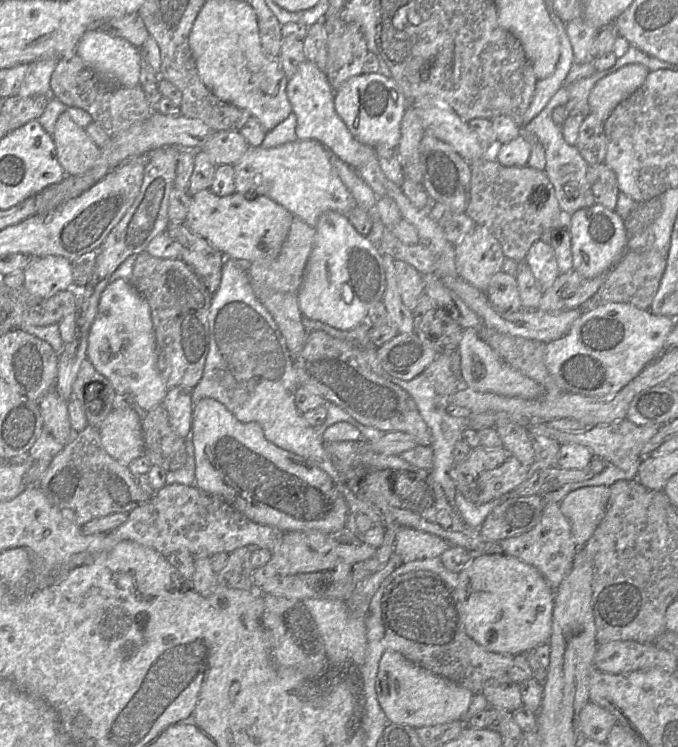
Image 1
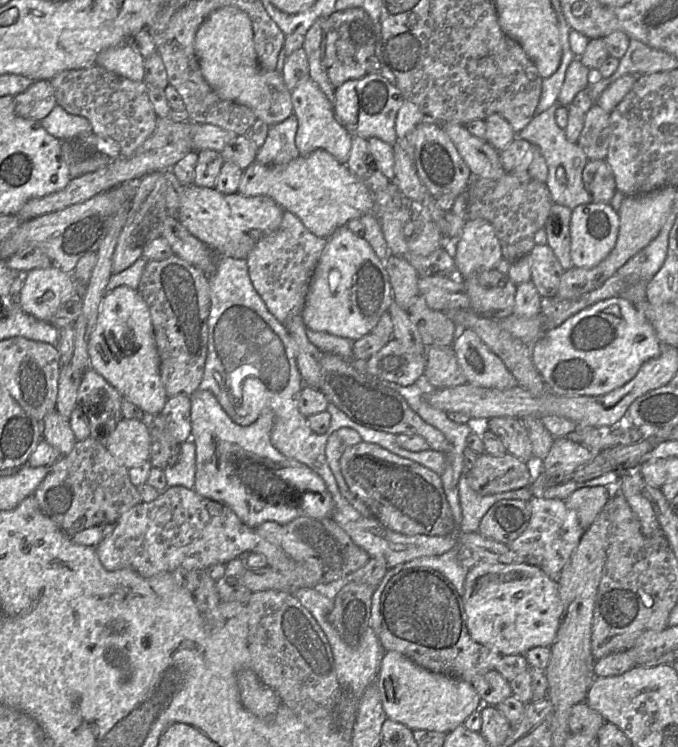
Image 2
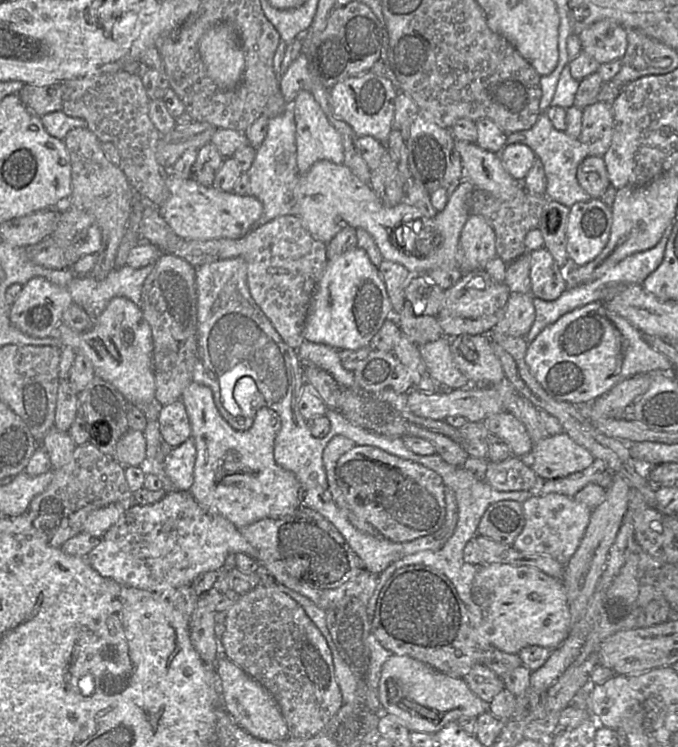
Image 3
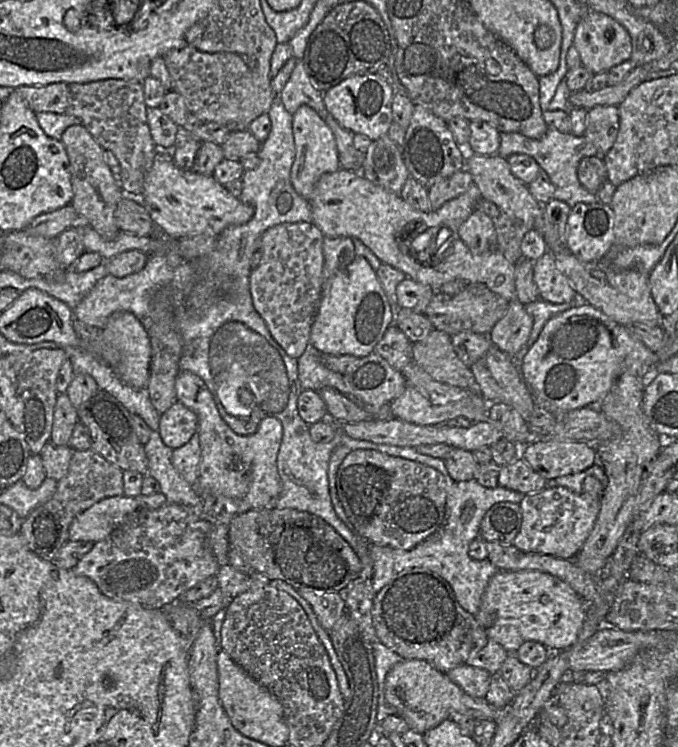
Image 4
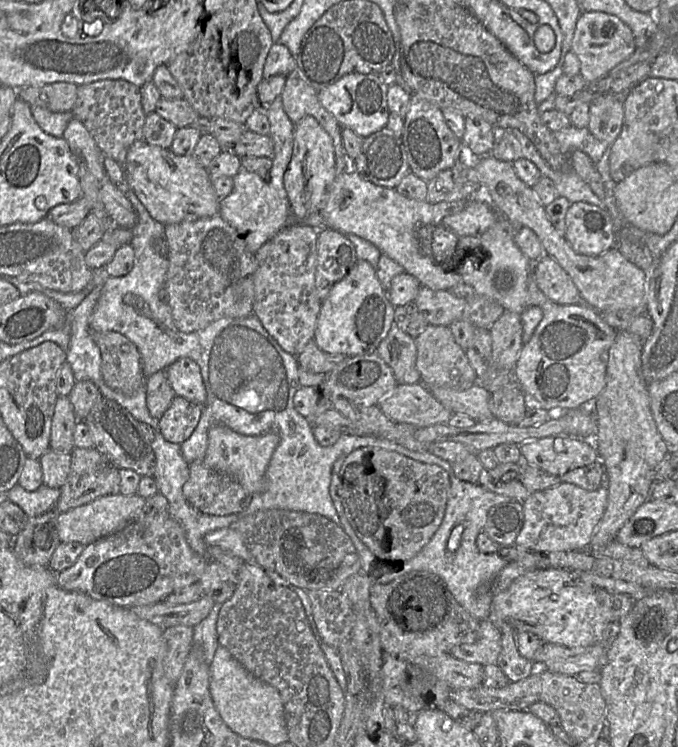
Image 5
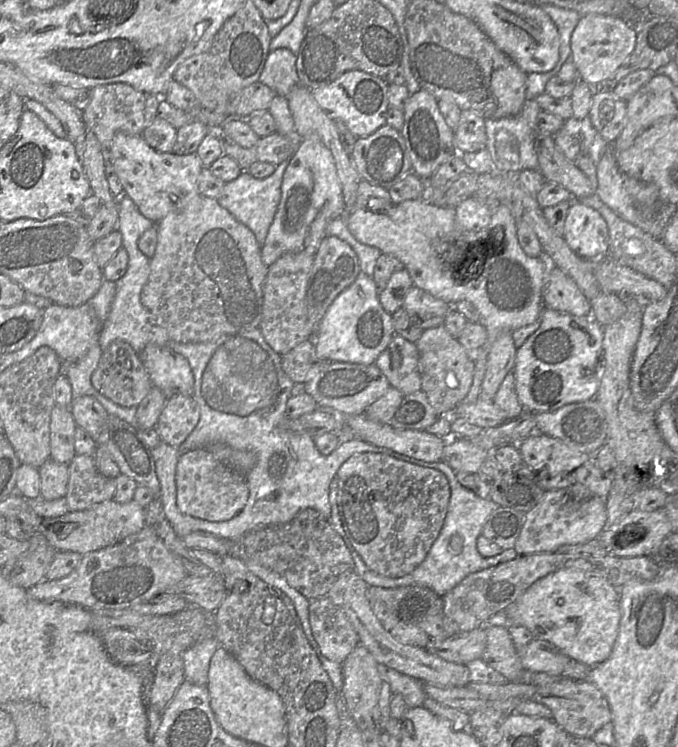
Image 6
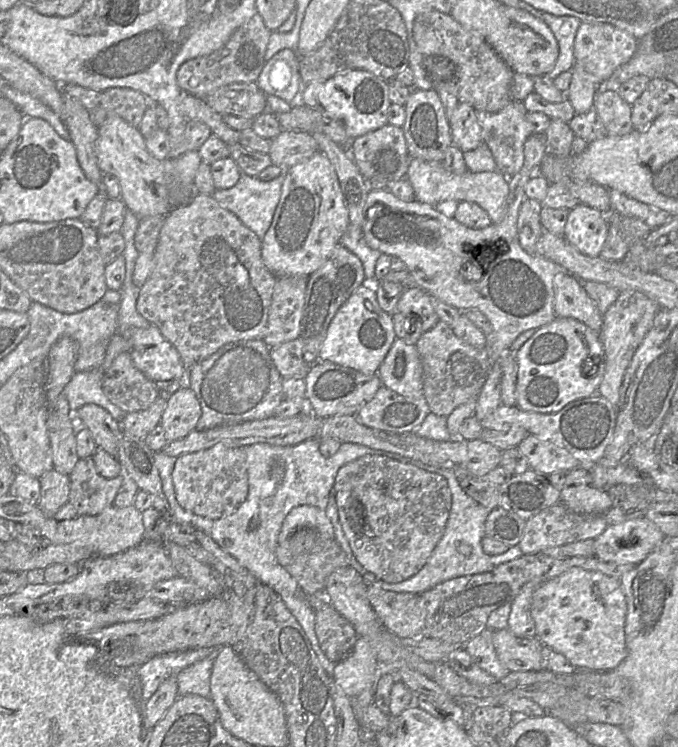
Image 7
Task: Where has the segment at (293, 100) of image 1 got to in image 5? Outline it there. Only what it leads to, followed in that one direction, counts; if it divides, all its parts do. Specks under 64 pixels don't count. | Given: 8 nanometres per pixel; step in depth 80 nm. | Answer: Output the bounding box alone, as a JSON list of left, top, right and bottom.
[284,115,337,220]

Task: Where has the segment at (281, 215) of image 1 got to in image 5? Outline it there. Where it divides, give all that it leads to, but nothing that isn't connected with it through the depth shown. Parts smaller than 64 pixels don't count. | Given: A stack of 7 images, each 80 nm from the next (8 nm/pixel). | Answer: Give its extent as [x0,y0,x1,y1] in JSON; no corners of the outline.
[124,139,220,225]

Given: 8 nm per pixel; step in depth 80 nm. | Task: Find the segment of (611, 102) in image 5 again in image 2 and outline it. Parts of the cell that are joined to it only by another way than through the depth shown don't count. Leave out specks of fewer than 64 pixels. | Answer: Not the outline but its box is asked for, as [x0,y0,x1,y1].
[577,104,610,160]

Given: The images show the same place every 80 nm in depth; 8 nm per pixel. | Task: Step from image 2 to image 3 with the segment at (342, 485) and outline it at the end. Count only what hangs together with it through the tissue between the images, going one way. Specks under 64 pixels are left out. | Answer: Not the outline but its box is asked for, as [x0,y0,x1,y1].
[323,435,356,513]

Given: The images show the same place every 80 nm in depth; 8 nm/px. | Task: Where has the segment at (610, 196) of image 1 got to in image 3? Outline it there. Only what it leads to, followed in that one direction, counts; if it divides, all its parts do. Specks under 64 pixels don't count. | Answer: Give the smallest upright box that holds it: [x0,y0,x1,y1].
[577,157,610,199]

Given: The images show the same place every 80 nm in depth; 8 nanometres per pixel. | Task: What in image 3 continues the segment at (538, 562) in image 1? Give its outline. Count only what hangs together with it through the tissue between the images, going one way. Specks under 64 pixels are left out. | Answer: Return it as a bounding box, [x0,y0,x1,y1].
[513,492,592,565]

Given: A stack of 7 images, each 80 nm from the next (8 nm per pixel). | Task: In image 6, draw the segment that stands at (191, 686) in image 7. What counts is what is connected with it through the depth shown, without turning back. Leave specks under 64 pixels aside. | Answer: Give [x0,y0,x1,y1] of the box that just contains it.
[183,638,219,686]

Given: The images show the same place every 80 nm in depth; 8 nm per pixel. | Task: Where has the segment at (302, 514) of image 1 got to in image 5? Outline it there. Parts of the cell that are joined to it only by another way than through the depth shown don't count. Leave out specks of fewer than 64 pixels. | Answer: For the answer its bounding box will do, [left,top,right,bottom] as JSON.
[165,357,280,496]

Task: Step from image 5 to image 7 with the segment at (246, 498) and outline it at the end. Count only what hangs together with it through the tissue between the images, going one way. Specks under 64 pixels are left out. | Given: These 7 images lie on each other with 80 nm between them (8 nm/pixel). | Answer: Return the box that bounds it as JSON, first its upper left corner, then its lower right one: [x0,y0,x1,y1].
[172,444,248,519]

